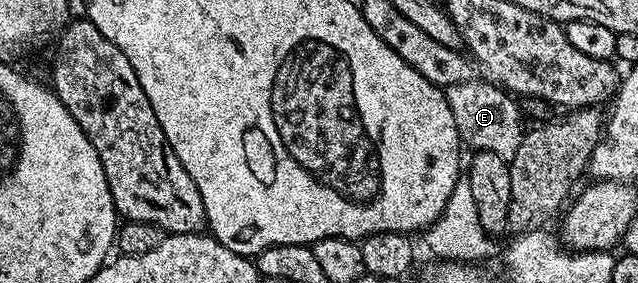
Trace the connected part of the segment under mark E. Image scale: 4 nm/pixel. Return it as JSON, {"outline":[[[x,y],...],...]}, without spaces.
{"outline":[[[468,78],[446,85],[445,91],[449,110],[453,110],[453,122],[457,122],[460,141],[475,152],[492,152],[510,162],[513,154],[517,154],[517,146],[521,146],[525,131],[525,116],[516,97],[482,78]]]}

